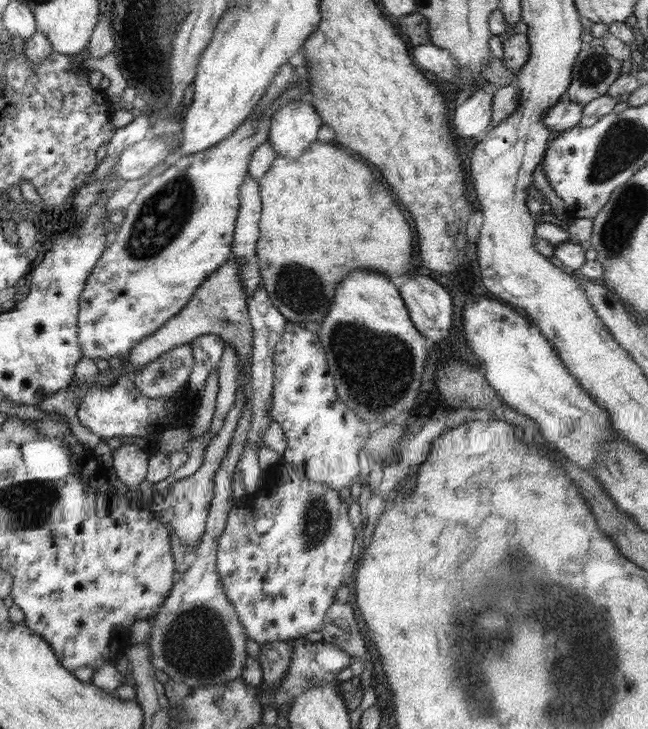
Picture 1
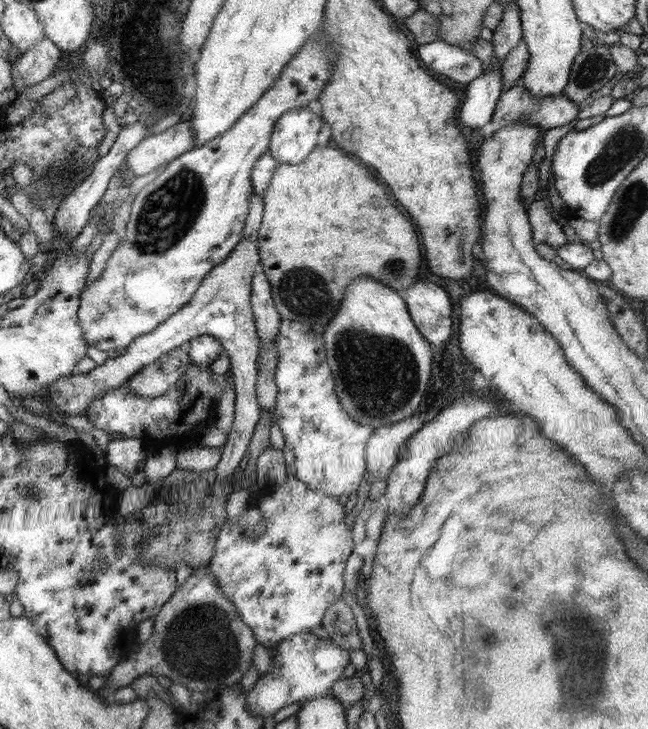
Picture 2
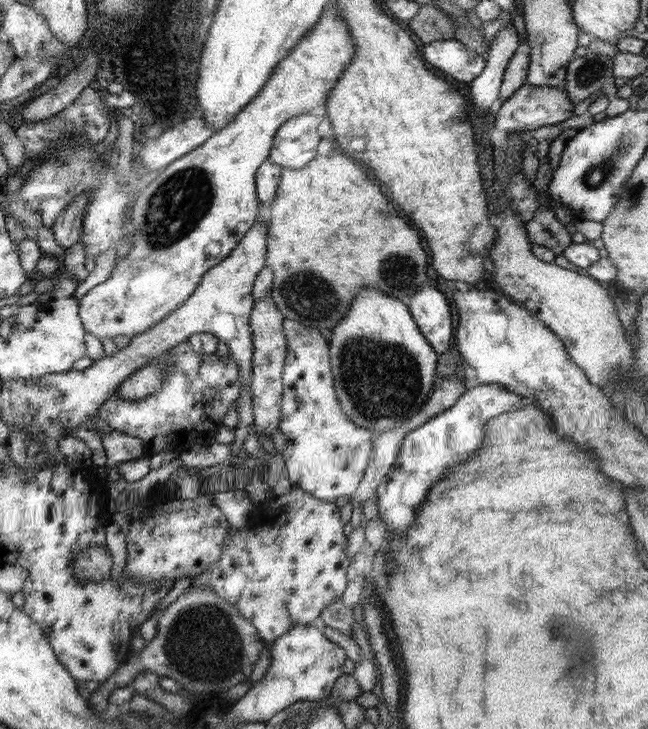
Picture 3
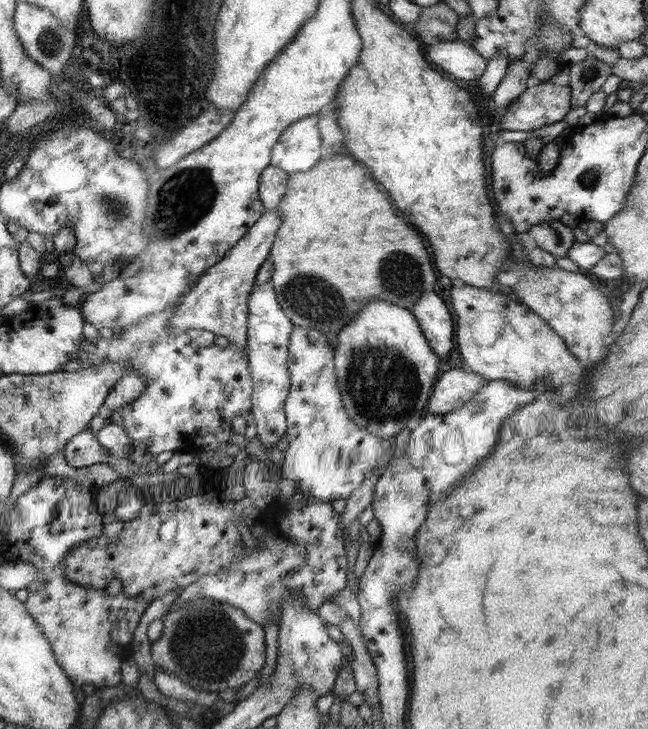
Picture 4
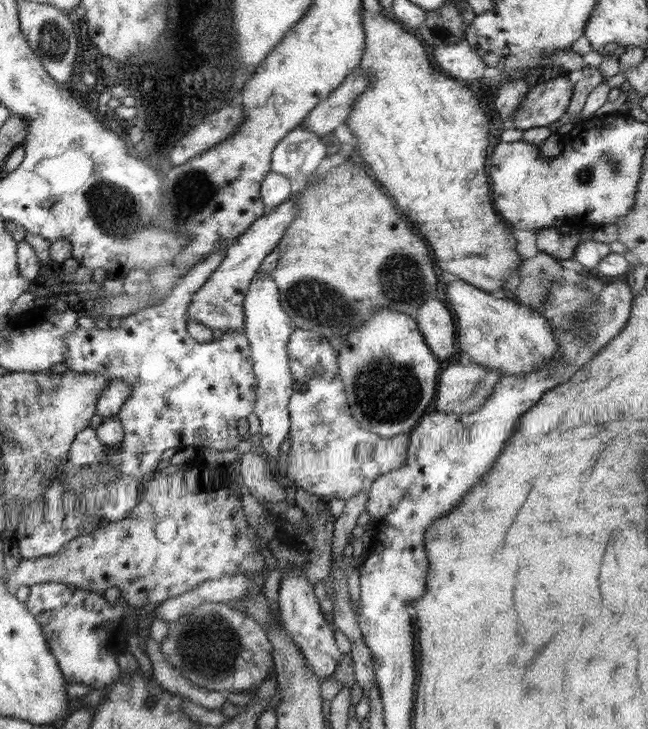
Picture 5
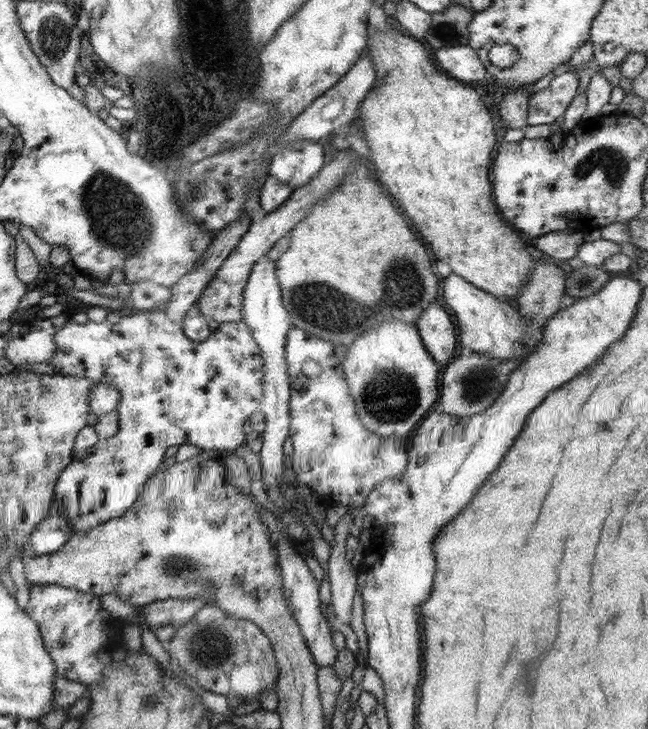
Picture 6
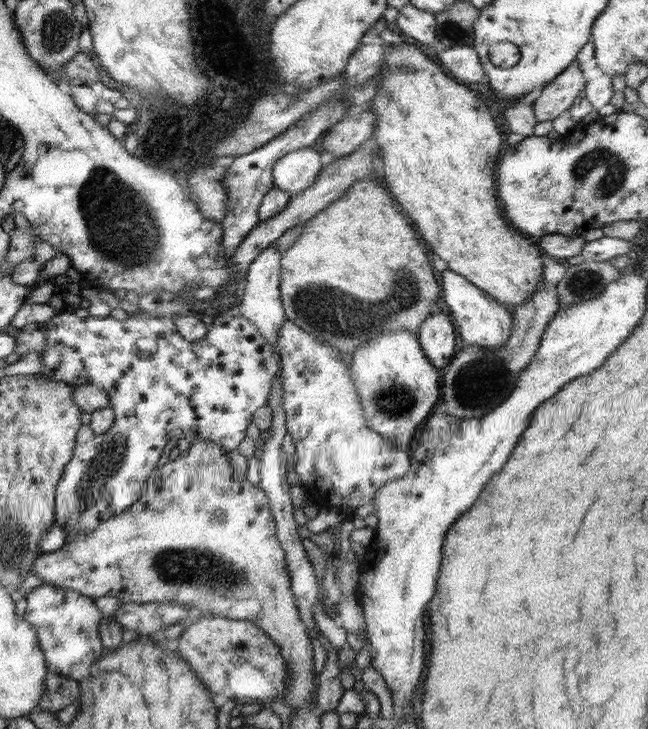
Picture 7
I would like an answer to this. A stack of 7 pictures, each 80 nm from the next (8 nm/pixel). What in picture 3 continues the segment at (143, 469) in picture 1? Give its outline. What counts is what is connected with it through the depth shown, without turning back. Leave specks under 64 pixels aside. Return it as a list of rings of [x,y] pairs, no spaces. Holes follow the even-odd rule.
[[[121,430],[102,433],[101,440],[109,464],[123,463],[142,458],[143,442]]]

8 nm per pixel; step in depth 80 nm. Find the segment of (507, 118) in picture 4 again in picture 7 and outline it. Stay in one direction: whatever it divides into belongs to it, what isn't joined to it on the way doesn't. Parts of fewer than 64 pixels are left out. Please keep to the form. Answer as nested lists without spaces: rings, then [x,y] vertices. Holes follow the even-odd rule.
[[[576,61],[565,68],[558,77],[548,83],[538,100],[532,105],[538,122],[558,118],[562,112],[569,110],[586,87],[586,78]]]

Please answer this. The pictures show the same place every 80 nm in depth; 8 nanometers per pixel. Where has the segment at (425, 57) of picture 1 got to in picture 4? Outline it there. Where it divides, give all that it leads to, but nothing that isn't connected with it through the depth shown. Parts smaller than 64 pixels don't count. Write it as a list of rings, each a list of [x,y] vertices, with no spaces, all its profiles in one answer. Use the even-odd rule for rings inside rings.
[[[466,41],[428,45],[427,54],[427,60],[437,68],[443,68],[455,80],[476,81],[484,75],[487,67],[487,60]]]

